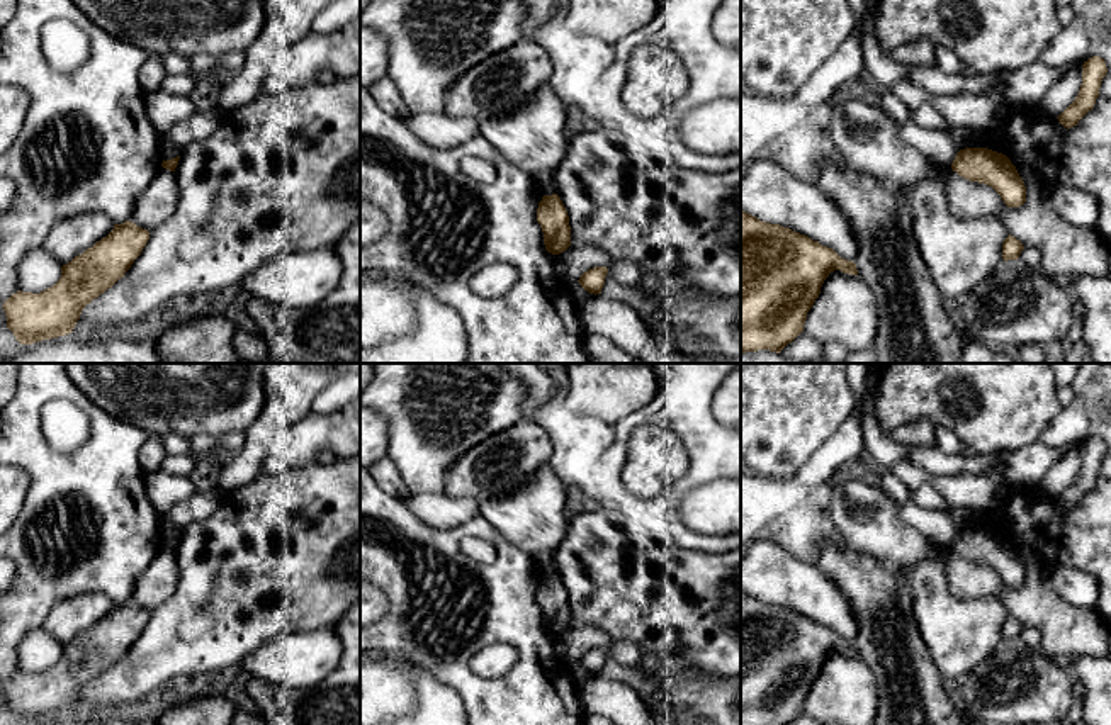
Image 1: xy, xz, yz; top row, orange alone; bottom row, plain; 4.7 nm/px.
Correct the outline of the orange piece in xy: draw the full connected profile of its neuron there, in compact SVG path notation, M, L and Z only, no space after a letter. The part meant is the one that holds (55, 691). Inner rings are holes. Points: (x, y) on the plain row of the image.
M131 601L114 604L114 610L92 628L61 647L61 659L49 669L15 672L3 683L7 708L20 725L32 725L42 720L70 715L87 684L110 669L131 649L149 620L149 611Z

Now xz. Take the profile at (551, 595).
M557 574L542 577L537 603L542 608L544 625L549 633L559 635L571 627L569 596Z

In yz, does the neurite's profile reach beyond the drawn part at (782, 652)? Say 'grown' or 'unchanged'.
unchanged

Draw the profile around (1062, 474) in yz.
M1082 447L1069 450L1043 477L1040 487L1046 496L1058 497L1079 475Z

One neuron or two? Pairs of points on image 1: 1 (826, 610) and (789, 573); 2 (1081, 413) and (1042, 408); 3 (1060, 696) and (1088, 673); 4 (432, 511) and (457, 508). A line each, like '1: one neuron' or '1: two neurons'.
1: one neuron
2: two neurons
3: two neurons
4: one neuron

